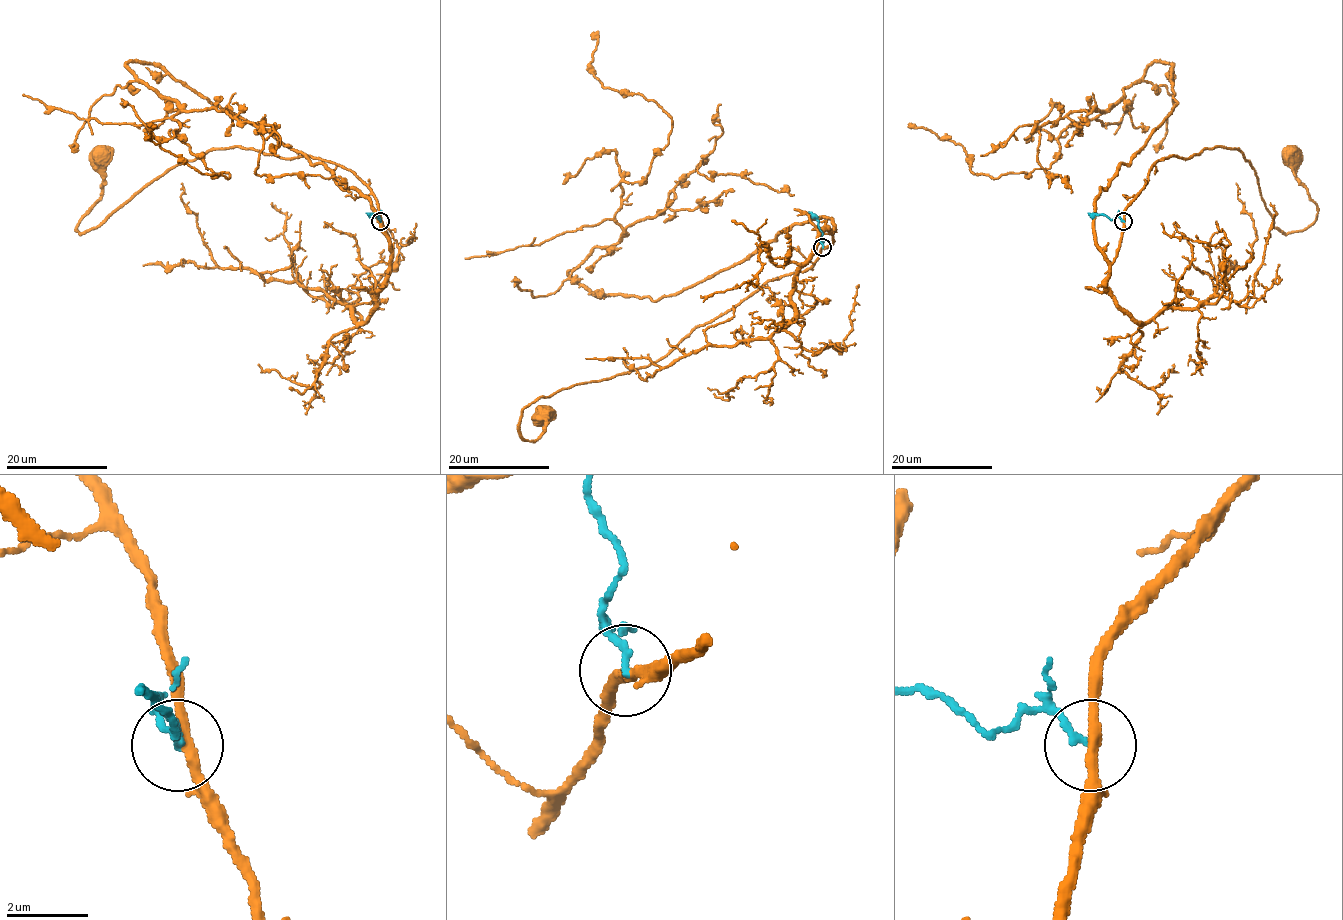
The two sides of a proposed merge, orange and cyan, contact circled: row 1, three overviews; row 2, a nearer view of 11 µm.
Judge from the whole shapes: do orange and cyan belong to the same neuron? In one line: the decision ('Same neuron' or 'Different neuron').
Different neuron

